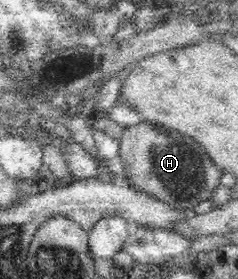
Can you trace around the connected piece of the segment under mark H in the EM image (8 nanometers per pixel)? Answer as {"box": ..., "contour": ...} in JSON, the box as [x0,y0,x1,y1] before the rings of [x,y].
{"box":[117,121,221,213],"contour":[[[142,121],[125,127],[120,138],[117,167],[122,169],[131,187],[173,205],[177,210],[193,213],[197,204],[210,200],[221,180],[220,167],[211,162],[203,146],[191,137],[163,125]]]}

